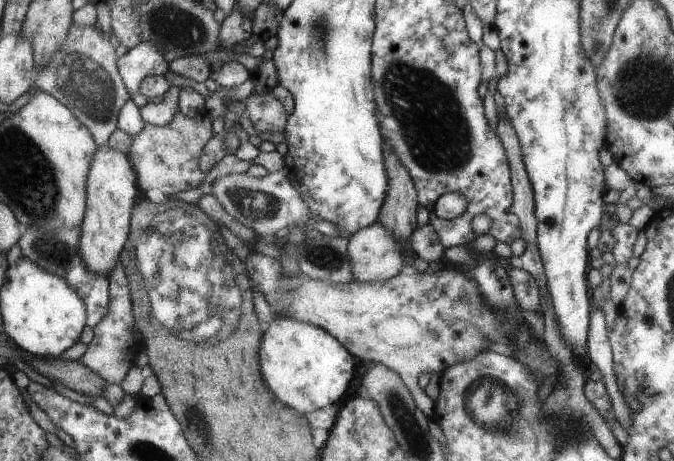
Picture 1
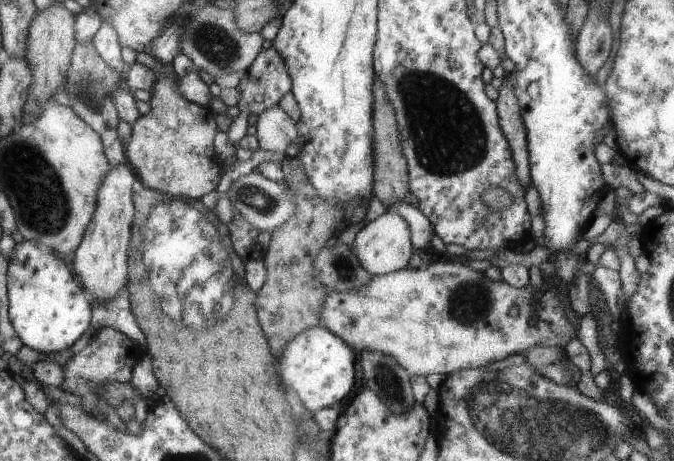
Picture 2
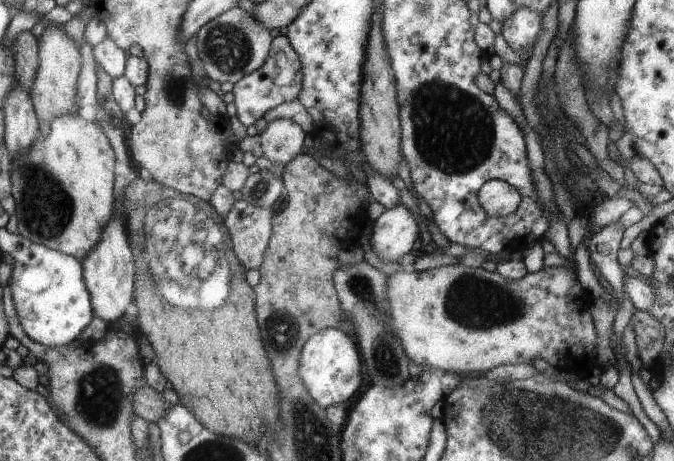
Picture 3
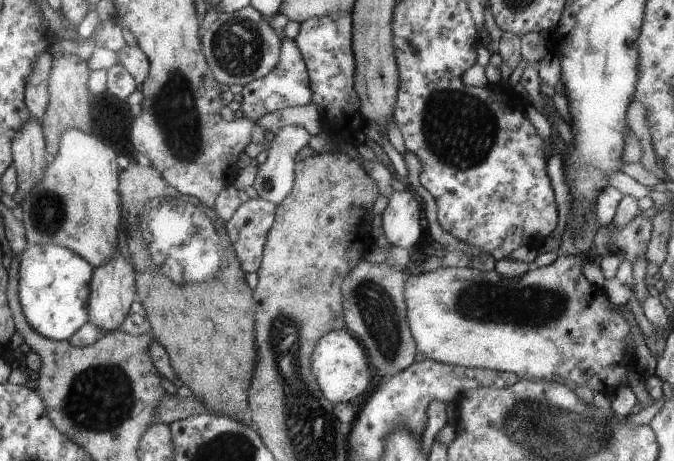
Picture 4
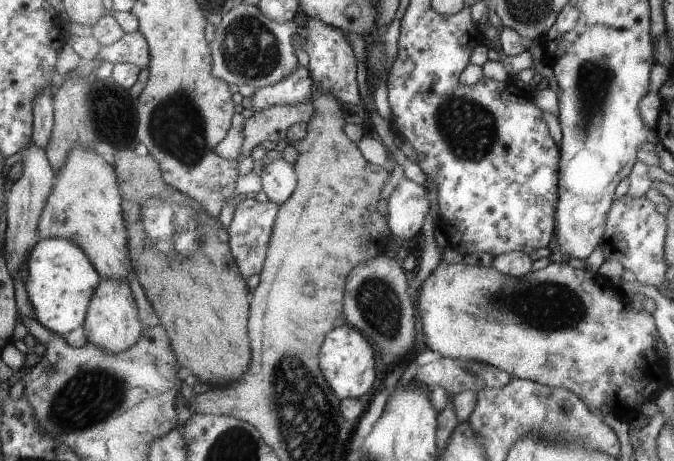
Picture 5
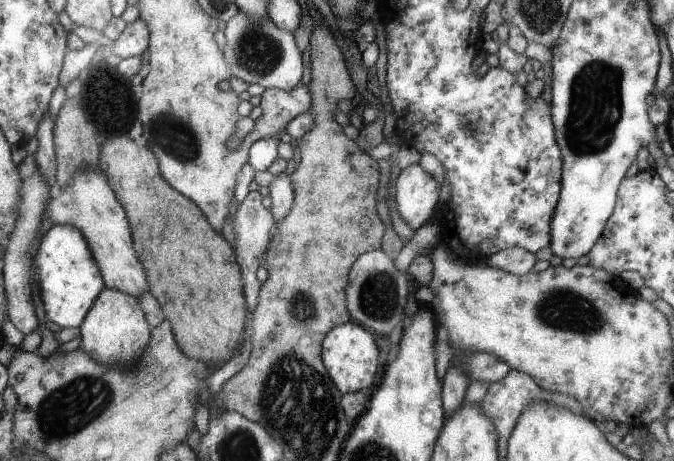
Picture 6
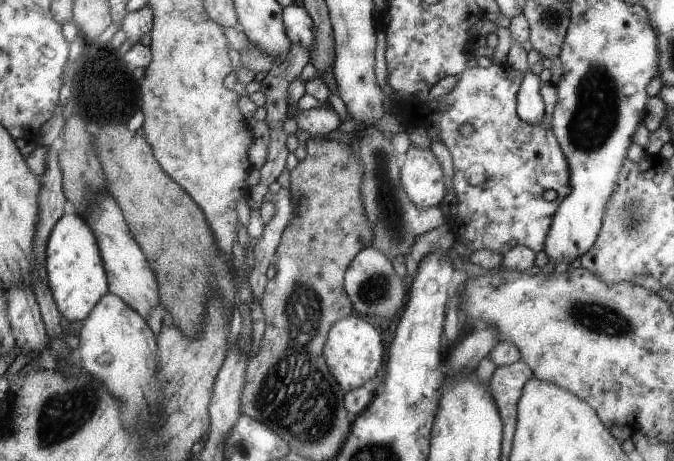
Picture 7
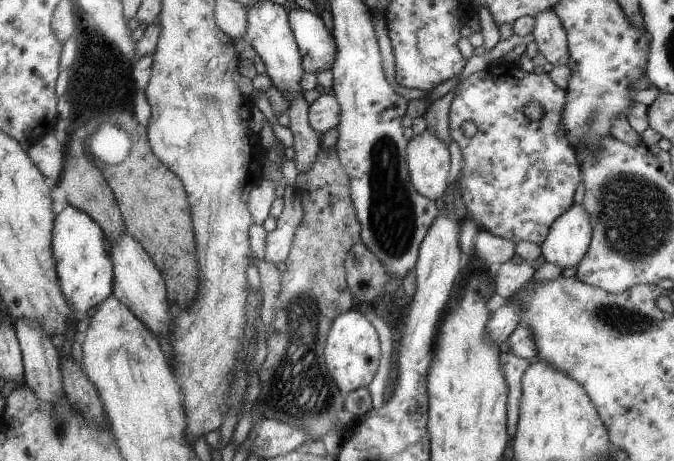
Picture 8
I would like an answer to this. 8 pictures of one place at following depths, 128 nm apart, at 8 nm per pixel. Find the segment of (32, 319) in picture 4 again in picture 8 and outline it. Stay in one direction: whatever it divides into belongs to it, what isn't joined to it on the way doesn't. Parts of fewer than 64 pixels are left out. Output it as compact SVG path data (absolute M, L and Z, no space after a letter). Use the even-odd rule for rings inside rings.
M68 204L55 215L51 229L51 248L59 290L69 310L82 317L89 308L93 308L112 294L113 262L109 258L111 243L85 212Z

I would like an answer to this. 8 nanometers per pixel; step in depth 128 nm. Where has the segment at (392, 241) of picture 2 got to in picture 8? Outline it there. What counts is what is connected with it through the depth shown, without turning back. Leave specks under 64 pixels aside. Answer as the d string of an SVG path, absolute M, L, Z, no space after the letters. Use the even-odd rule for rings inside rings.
M425 128L407 141L406 162L415 192L431 201L441 200L447 188L450 164L447 146Z

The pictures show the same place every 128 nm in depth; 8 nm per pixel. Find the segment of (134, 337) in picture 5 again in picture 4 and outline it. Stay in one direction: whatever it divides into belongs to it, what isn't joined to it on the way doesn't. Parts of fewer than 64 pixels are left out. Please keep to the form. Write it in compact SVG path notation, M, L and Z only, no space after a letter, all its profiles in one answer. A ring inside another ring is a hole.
M118 249L104 264L92 268L87 302L88 322L102 329L105 333L118 329L131 304L135 301L134 274L134 268L130 262L127 262L125 256L118 252Z

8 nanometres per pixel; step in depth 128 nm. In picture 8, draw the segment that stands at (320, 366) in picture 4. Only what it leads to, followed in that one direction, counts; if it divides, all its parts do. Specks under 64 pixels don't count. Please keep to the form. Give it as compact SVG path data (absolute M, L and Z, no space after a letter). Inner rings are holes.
M356 306L339 313L339 316L333 319L325 338L323 352L328 373L343 396L356 388L367 387L379 364L377 333Z

